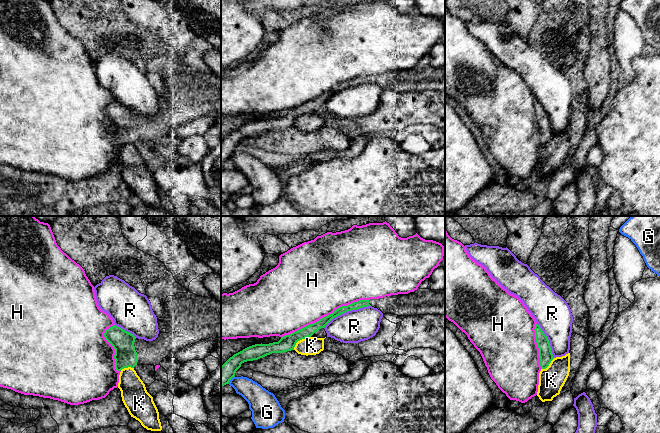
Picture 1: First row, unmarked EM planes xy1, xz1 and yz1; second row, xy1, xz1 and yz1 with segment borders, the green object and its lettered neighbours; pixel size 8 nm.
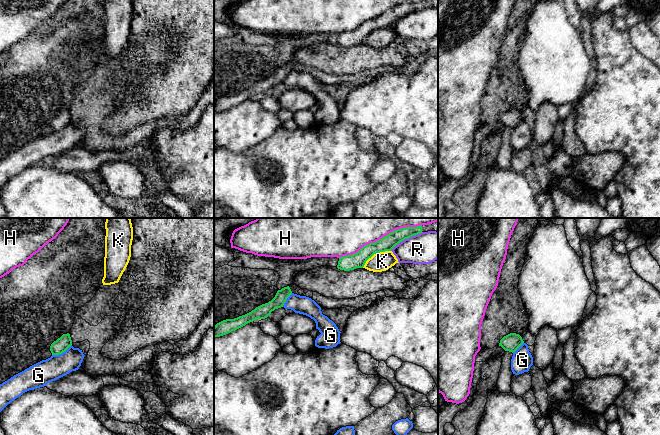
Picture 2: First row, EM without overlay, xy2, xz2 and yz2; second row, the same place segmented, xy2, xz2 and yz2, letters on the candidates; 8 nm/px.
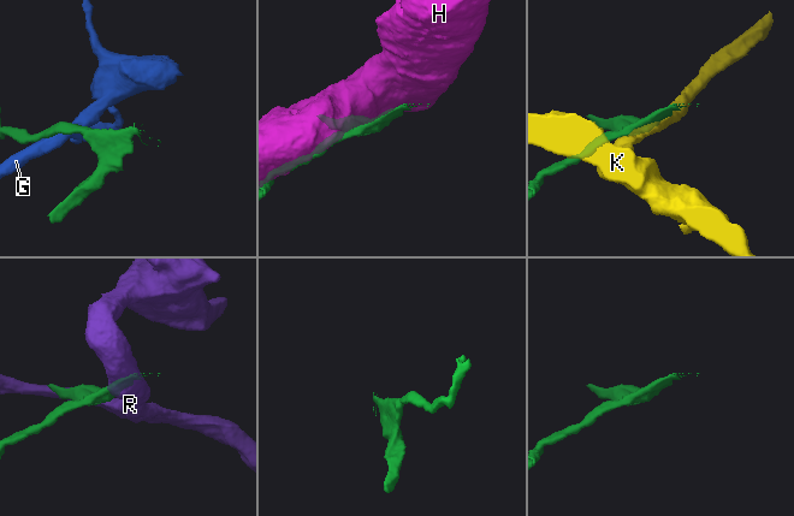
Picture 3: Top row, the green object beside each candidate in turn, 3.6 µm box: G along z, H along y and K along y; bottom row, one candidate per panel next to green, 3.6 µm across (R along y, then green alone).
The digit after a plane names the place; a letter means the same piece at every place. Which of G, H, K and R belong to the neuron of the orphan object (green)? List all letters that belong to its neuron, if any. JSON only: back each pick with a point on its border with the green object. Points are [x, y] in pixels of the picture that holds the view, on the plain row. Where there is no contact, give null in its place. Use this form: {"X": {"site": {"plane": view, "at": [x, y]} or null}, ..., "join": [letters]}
{"join": []}

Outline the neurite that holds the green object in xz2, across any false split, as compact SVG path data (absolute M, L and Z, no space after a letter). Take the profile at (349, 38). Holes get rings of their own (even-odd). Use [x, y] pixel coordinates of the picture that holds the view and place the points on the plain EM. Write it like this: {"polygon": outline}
{"polygon": "M438 0L420 1L417 3L405 3L397 5L375 19L370 19L362 23L353 31L346 31L339 34L337 44L344 47L363 44L366 37L374 30L391 27L400 18L422 8L436 7L438 8Z"}

